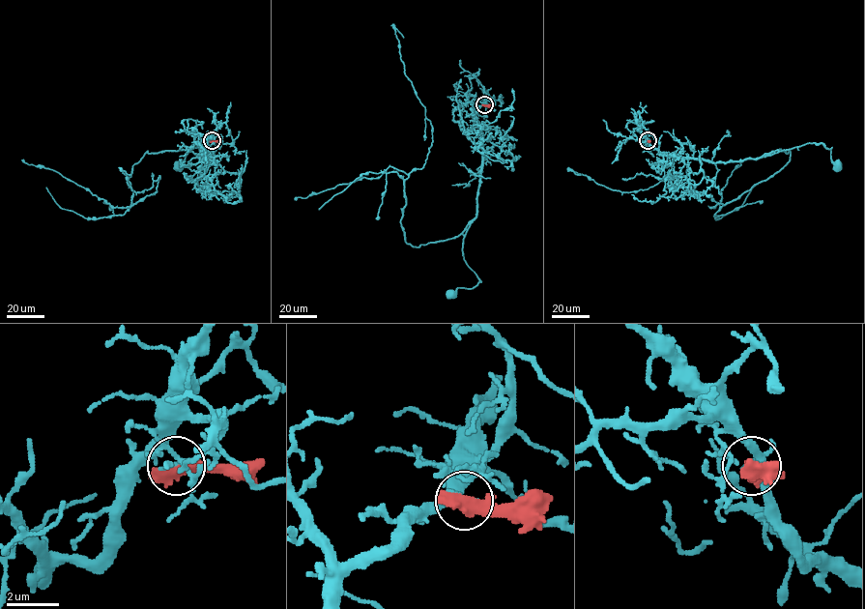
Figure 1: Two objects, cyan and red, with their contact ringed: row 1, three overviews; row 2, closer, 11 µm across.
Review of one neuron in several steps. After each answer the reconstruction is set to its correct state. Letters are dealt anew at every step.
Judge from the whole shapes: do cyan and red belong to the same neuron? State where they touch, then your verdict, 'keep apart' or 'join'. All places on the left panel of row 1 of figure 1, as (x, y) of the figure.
(212, 140) | keep apart

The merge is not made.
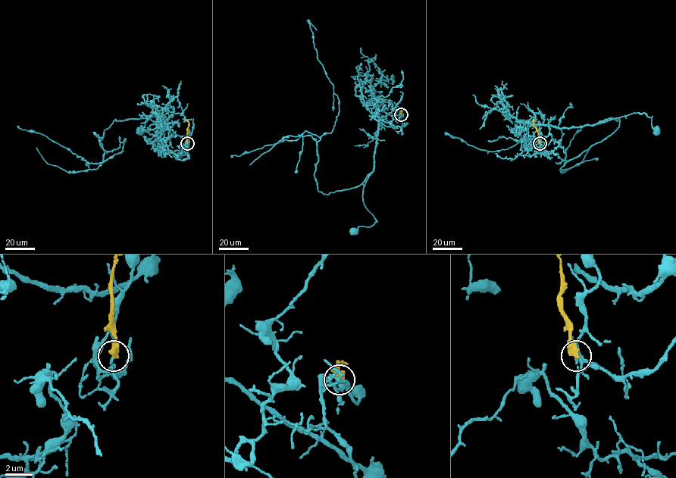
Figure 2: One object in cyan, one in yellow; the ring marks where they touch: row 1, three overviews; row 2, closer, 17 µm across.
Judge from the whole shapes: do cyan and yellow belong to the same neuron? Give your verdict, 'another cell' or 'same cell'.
another cell

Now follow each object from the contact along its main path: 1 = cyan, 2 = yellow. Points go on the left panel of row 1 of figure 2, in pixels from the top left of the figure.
1: (187, 143), (189, 134), (177, 135), (148, 117), (161, 113), (140, 131)
2: (187, 143), (189, 123), (185, 121)

